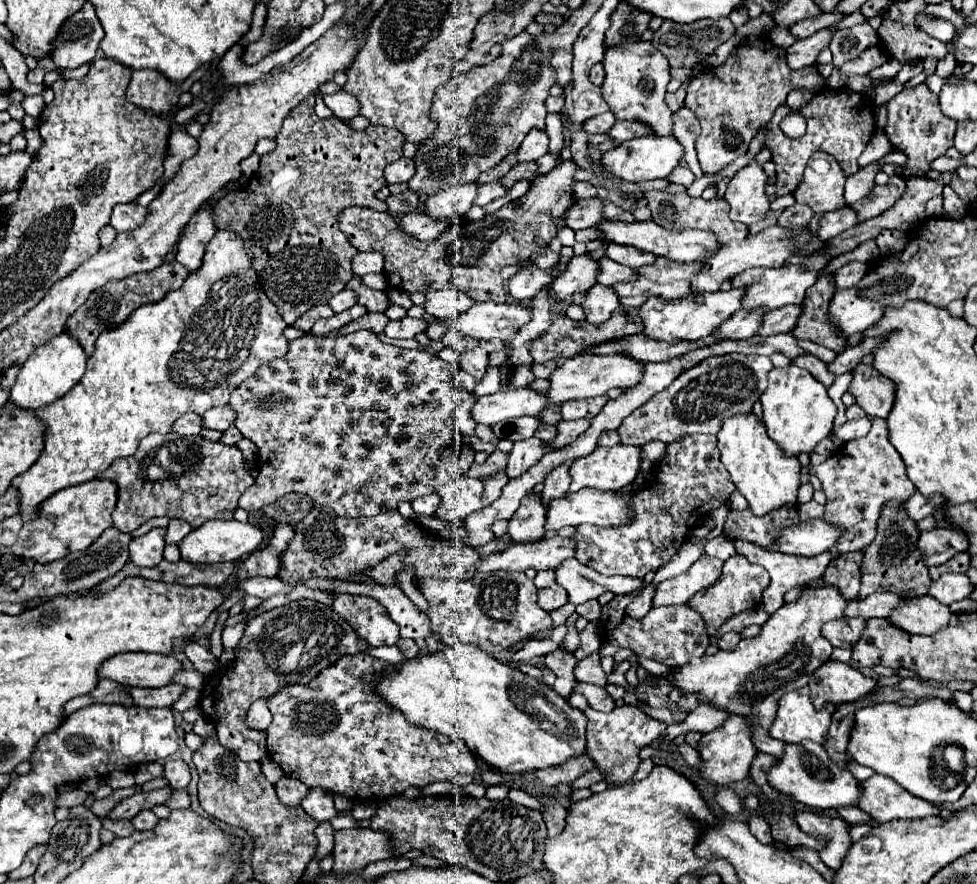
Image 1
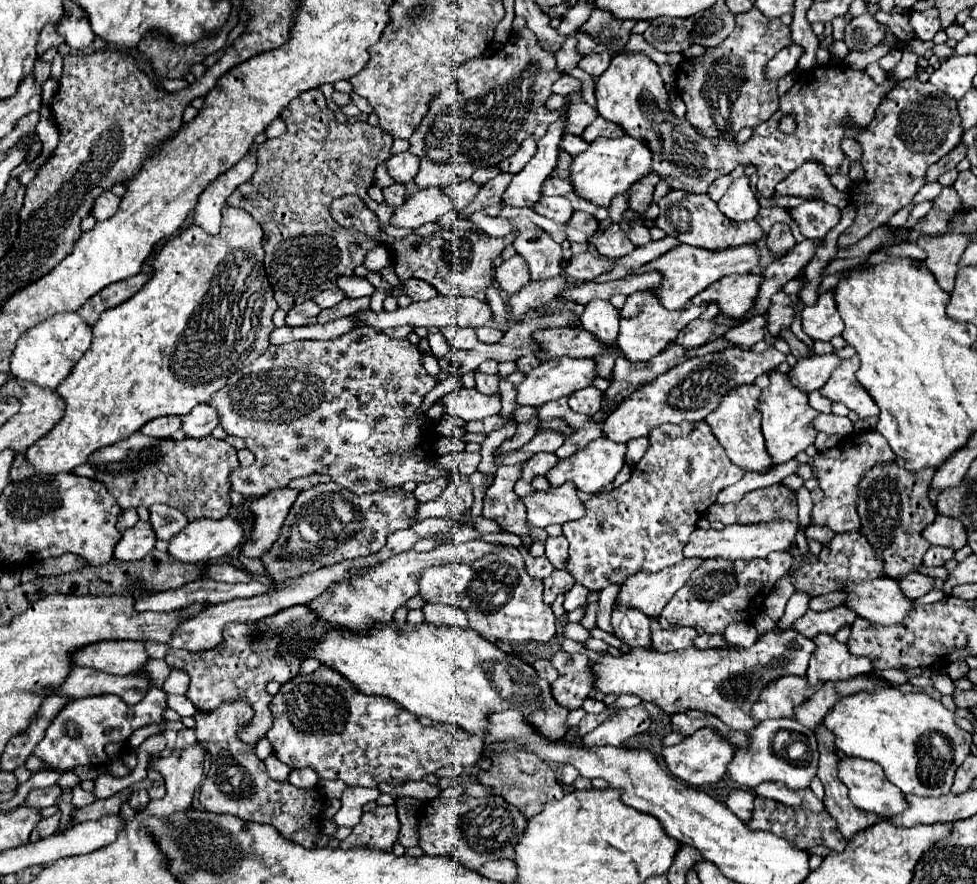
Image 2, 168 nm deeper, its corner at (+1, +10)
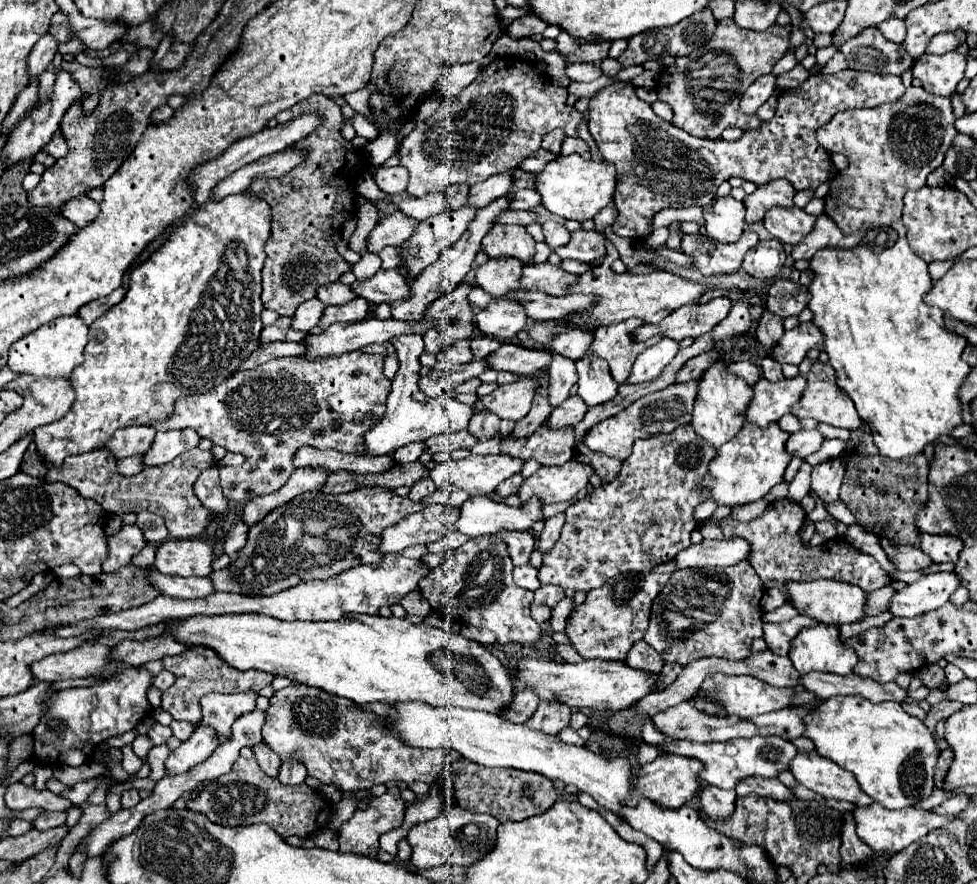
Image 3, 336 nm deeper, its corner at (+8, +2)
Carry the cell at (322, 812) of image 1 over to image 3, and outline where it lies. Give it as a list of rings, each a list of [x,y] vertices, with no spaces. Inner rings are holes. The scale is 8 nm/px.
[[[287,759],[281,763],[277,777],[285,785],[299,785],[305,781],[307,769],[303,767],[303,763],[299,763],[299,759]]]

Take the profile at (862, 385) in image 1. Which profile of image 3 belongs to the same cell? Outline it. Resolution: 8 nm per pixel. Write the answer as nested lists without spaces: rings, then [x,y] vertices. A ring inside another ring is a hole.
[[[813,361],[811,371],[807,373],[807,387],[799,399],[799,403],[795,403],[795,407],[791,407],[791,413],[795,417],[811,417],[819,423],[827,423],[833,427],[841,427],[841,429],[857,429],[861,427],[861,417],[855,411],[855,403],[851,403],[851,397],[847,397],[843,391],[839,391],[839,387],[835,385],[835,375],[829,373],[829,367],[825,369],[825,365],[819,365],[819,361]]]

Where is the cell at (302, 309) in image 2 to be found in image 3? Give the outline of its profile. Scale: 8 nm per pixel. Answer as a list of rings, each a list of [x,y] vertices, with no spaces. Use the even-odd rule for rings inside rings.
[[[279,317],[273,325],[263,327],[259,343],[273,343],[273,341],[301,341],[305,337],[305,333],[299,331],[291,331],[291,317]]]

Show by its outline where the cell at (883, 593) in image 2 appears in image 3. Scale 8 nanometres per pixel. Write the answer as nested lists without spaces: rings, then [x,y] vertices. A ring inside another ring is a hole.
[[[803,581],[803,583],[787,583],[787,595],[789,603],[801,613],[811,619],[817,619],[819,623],[825,625],[835,625],[835,623],[855,623],[865,617],[863,609],[867,603],[867,593],[855,585],[841,583],[841,581]]]

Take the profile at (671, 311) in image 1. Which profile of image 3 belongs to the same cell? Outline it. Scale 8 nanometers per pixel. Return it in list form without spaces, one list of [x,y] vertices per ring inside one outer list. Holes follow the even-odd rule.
[[[625,319],[607,327],[599,327],[587,351],[587,355],[599,355],[599,359],[605,359],[609,363],[611,377],[619,385],[629,377],[635,357],[661,339],[661,337],[653,337],[653,339],[647,339],[645,343],[633,343],[631,329],[641,325],[643,323],[639,319]]]

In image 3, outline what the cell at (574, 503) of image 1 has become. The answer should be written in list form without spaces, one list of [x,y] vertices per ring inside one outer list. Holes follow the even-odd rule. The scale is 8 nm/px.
[[[471,497],[455,509],[459,511],[455,531],[461,531],[467,537],[497,531],[529,531],[533,523],[543,517],[541,503],[533,497],[519,507],[495,503],[489,497]]]

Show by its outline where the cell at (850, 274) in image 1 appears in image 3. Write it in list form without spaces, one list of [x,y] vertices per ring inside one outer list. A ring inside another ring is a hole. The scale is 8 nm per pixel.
[[[909,87],[905,95],[895,103],[885,103],[873,109],[853,109],[837,113],[827,125],[817,131],[817,141],[827,151],[845,153],[849,159],[849,167],[829,181],[829,193],[823,199],[823,213],[835,221],[843,235],[851,235],[859,229],[869,231],[877,227],[889,227],[901,217],[903,195],[909,189],[923,187],[927,175],[943,163],[945,151],[951,147],[951,141],[957,135],[953,123],[955,115],[951,109],[951,99],[931,95],[923,87]]]

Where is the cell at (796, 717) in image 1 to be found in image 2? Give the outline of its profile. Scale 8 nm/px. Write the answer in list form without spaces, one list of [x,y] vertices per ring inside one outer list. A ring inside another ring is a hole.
[[[780,677],[768,685],[754,705],[752,715],[758,721],[764,719],[794,719],[794,709],[800,707],[810,695],[808,681],[804,677]]]

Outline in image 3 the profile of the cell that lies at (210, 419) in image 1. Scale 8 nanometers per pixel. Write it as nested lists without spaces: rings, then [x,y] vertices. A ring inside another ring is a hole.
[[[179,429],[179,431],[159,431],[155,435],[155,441],[147,453],[143,453],[141,461],[145,467],[165,465],[171,459],[179,457],[181,453],[193,449],[199,445],[199,435],[193,429]]]

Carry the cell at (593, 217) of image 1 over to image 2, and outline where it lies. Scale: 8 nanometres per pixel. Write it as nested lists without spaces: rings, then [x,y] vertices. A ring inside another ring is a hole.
[[[542,197],[534,205],[534,211],[552,221],[558,221],[558,223],[568,223],[570,215],[574,213],[574,209],[566,197]]]

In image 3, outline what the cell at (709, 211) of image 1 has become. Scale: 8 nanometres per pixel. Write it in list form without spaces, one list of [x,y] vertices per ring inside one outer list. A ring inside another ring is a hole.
[[[745,231],[737,243],[717,243],[703,235],[683,235],[683,251],[695,261],[703,277],[729,275],[741,269],[745,253],[757,245],[757,233]]]

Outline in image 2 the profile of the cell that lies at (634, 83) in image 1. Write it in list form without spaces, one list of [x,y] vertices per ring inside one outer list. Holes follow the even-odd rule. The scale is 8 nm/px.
[[[626,51],[626,53],[616,53],[612,57],[610,67],[602,73],[602,77],[596,79],[596,109],[598,109],[600,117],[622,125],[628,135],[644,137],[648,141],[648,145],[654,153],[652,171],[658,173],[664,181],[668,181],[668,185],[672,189],[682,189],[682,191],[692,191],[692,193],[706,193],[708,185],[714,179],[722,177],[722,175],[728,175],[736,165],[744,163],[744,165],[754,165],[758,169],[758,191],[762,193],[762,197],[772,197],[776,185],[782,179],[786,179],[794,169],[798,169],[806,159],[818,159],[826,167],[828,175],[838,173],[840,165],[844,163],[844,157],[846,157],[842,147],[840,147],[842,139],[844,137],[854,139],[854,137],[858,137],[858,133],[862,129],[868,127],[868,123],[874,119],[874,109],[878,107],[880,97],[886,95],[890,89],[892,89],[890,81],[884,81],[882,85],[876,85],[866,75],[866,71],[854,71],[854,69],[830,67],[830,65],[814,67],[814,69],[802,73],[800,79],[796,81],[796,85],[780,97],[780,109],[766,123],[760,123],[754,129],[752,137],[744,145],[738,145],[734,141],[724,141],[724,139],[704,139],[694,131],[694,127],[686,119],[676,117],[674,111],[670,109],[668,93],[664,89],[662,77],[658,73],[658,65],[650,57],[646,57],[644,53]],[[786,113],[792,113],[798,121],[798,129],[792,135],[784,135],[776,127],[780,117],[786,115]]]

